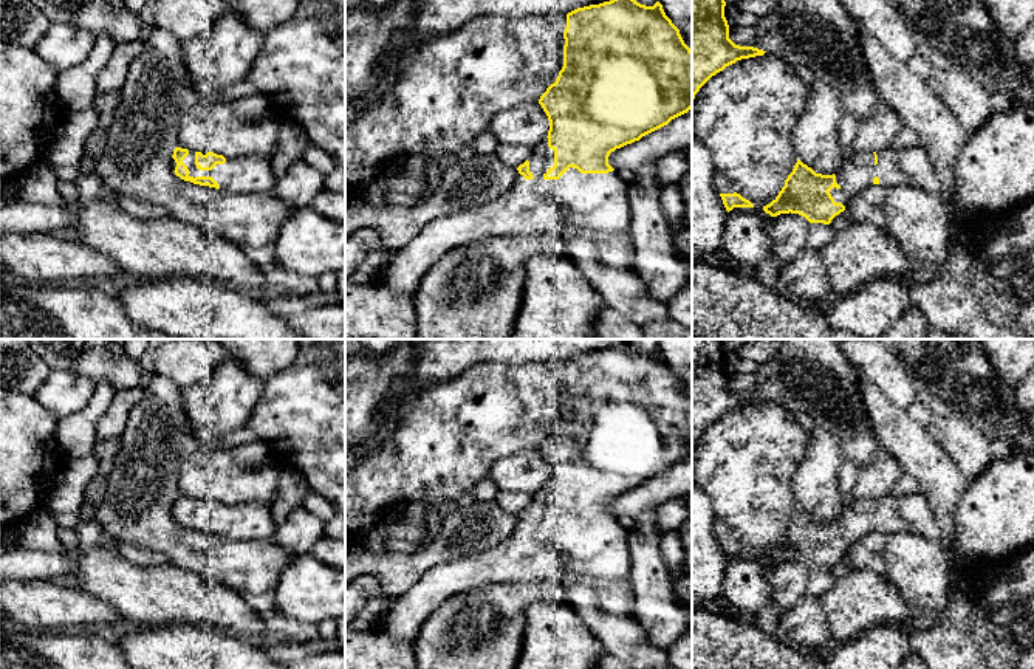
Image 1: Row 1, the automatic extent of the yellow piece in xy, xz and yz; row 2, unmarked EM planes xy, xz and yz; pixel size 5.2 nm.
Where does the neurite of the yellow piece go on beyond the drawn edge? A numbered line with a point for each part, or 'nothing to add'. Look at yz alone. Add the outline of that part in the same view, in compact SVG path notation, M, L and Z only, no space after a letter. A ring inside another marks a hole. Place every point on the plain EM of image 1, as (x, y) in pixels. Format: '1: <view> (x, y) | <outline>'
1: yz (910, 513) | M919 491L896 496L885 492L879 497L845 502L842 514L836 519L839 536L830 537L836 550L845 554L873 525L887 537L896 533L915 533L927 539L940 539L940 522L935 519L929 502Z

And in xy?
1: xy (251, 521) | M189 497L183 509L189 516L189 523L212 523L226 539L263 540L276 534L272 509L265 502L226 505L224 511L217 511L212 517L200 517L195 513L195 497Z

